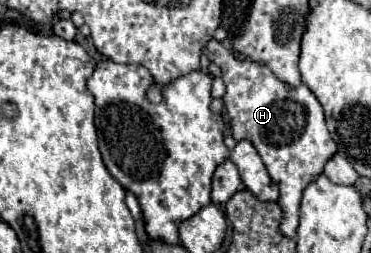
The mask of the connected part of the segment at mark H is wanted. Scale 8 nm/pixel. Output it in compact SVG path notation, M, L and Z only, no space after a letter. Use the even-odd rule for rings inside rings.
M212 39L206 45L206 55L222 69L226 85L226 113L236 141L250 139L258 149L270 177L280 187L278 205L284 211L282 233L294 237L300 219L300 197L308 183L322 175L326 161L336 153L336 143L324 123L324 111L316 95L306 87L292 87L280 81L264 63L238 59L220 41Z

